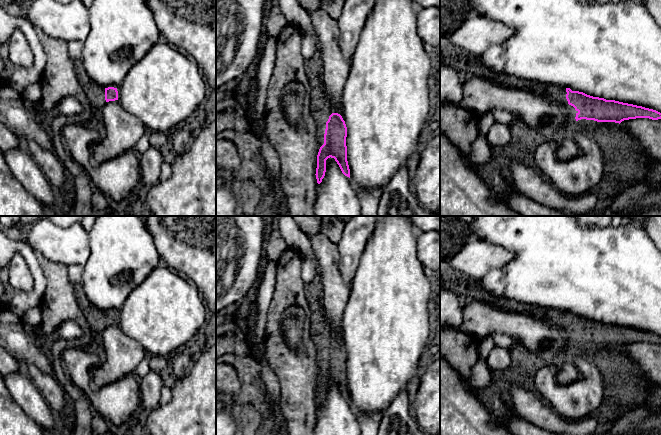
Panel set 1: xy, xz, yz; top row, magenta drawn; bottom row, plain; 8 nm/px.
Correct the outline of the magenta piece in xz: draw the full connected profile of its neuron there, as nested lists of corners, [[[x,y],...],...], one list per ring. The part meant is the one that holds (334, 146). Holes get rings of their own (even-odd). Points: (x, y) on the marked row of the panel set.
[[[332,113],[326,122],[324,144],[317,155],[316,179],[320,184],[326,172],[326,160],[334,158],[342,173],[350,178],[350,169],[347,161],[347,127],[342,116]]]

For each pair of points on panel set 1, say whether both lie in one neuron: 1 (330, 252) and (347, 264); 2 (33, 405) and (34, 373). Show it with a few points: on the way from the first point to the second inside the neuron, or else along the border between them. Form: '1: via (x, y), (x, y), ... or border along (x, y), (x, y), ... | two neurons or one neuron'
1: border along (335, 244), (339, 254), (338, 271), (346, 282) | two neurons
2: border along (29, 376), (47, 403) | two neurons

